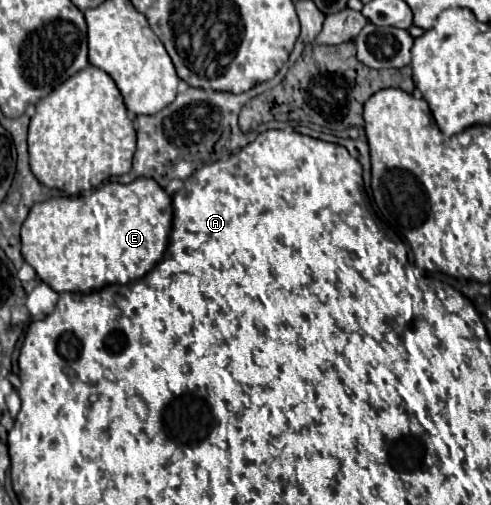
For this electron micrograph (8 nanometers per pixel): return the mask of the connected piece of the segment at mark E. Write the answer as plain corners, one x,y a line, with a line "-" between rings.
136,177
132,183
104,183
86,197
54,197
36,203
22,225
22,255
40,279
58,293
90,293
112,283
130,283
144,277
164,255
172,229
172,199
150,177

